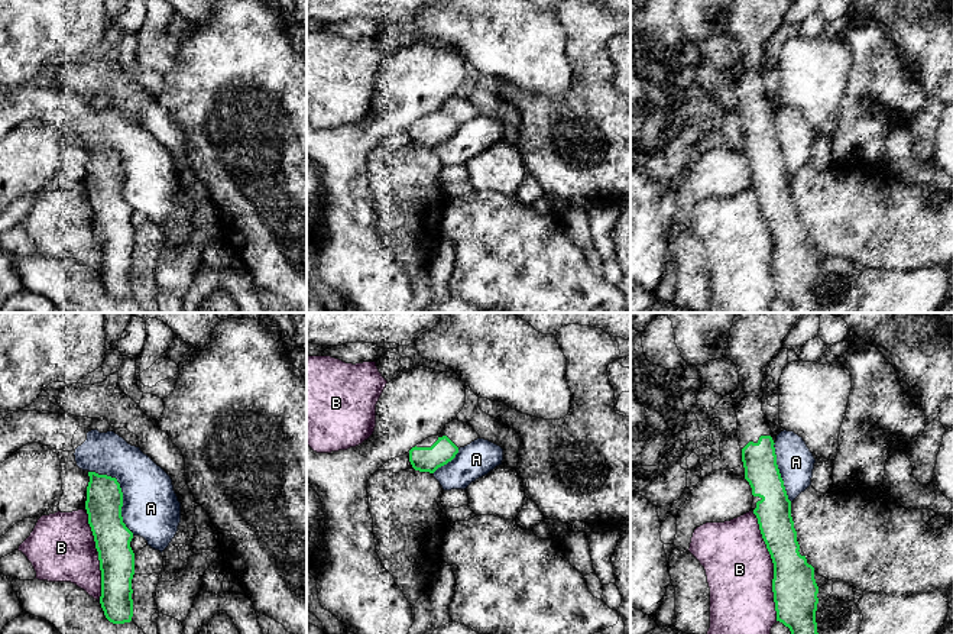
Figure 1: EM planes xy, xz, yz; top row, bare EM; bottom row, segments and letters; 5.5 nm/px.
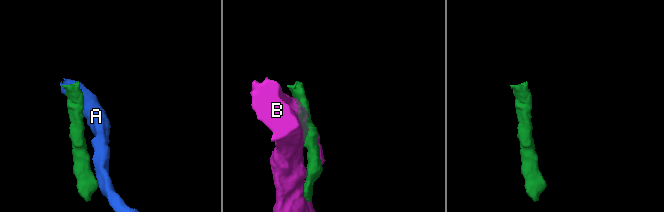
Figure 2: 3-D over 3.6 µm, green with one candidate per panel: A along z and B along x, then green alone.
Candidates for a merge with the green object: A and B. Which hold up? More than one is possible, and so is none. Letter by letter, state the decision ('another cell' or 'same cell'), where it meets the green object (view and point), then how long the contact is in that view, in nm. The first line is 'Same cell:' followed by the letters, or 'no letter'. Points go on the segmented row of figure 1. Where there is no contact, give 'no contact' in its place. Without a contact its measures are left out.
Same cell: no letter
A: another cell; contact xy (122, 494); length 440 nm
B: another cell; contact yz (774, 566); length 600 nm

